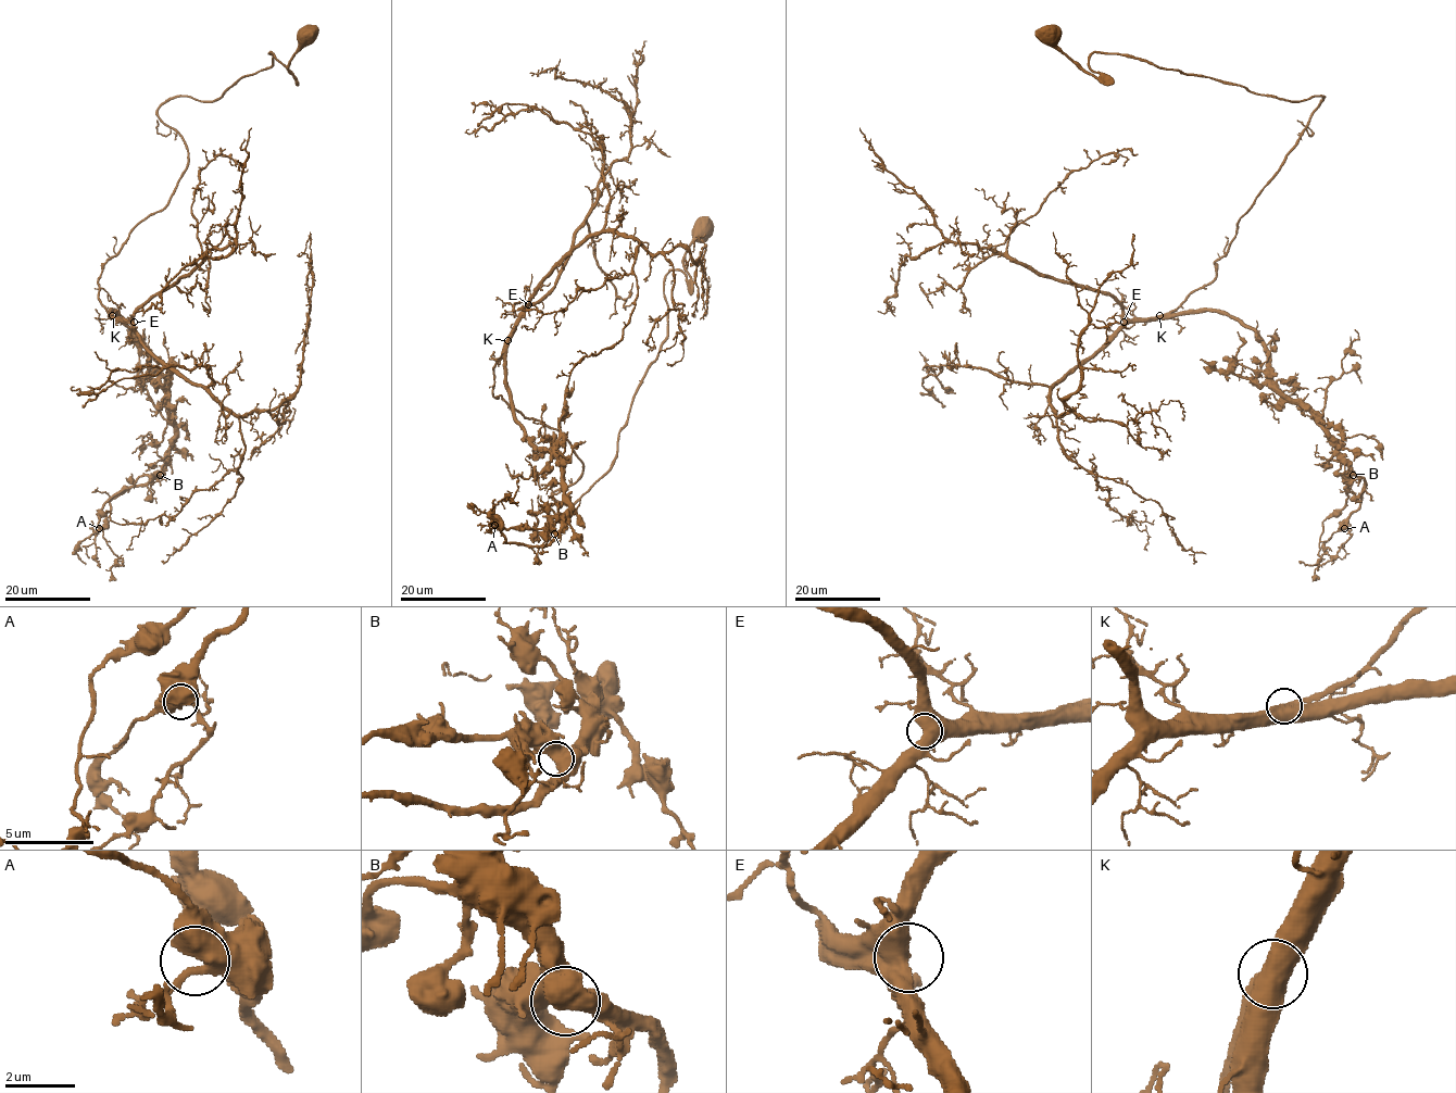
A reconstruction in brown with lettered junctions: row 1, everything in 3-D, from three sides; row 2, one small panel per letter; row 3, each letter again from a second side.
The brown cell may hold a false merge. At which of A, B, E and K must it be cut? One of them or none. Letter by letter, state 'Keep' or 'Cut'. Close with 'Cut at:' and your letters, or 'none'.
A: Keep
B: Keep
E: Keep
K: Keep
Cut at: none

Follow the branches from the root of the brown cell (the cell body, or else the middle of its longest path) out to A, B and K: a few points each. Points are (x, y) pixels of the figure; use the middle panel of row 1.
A: (701, 230), (574, 503), (552, 494), (582, 462), (494, 364), (569, 503), (548, 544), (494, 525)
B: (701, 230), (613, 464), (574, 503), (552, 494), (582, 462), (493, 394), (493, 366), (560, 460), (554, 534)
K: (701, 230), (613, 464), (574, 503), (552, 495), (582, 473), (572, 444), (493, 394), (507, 340)

